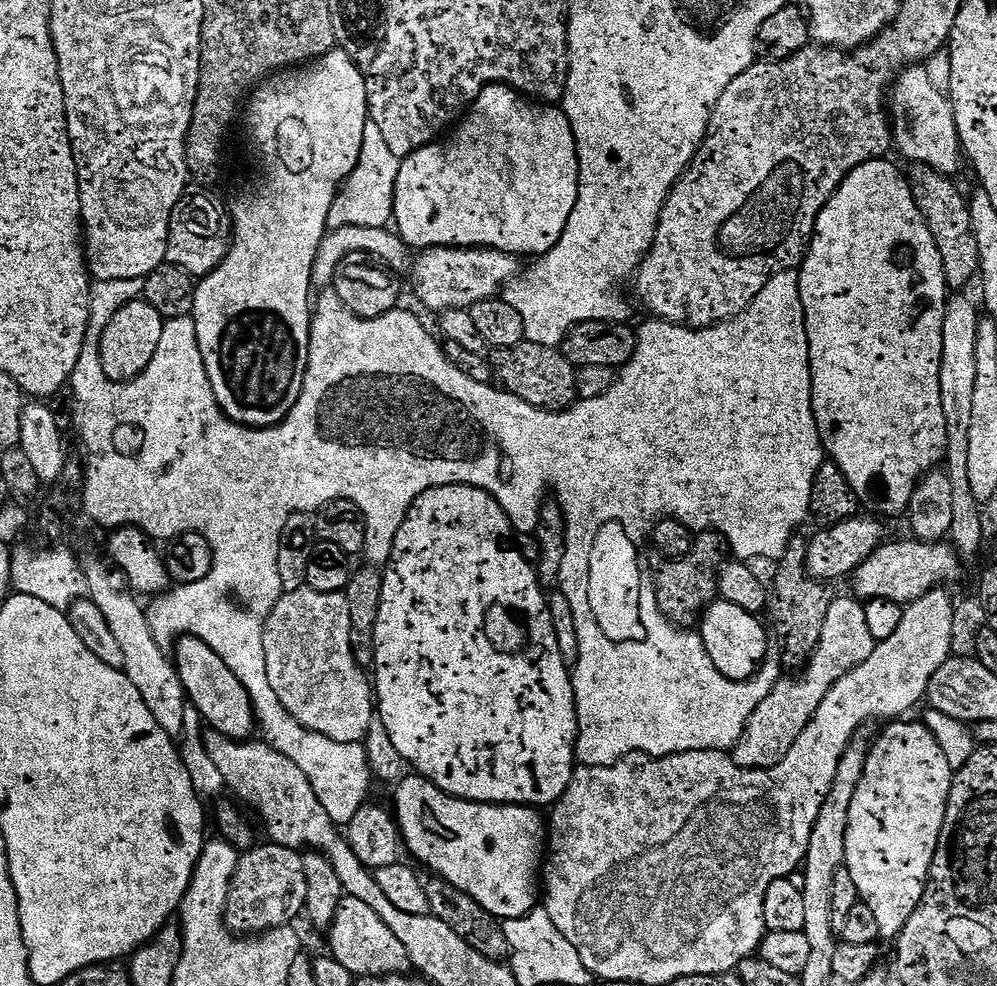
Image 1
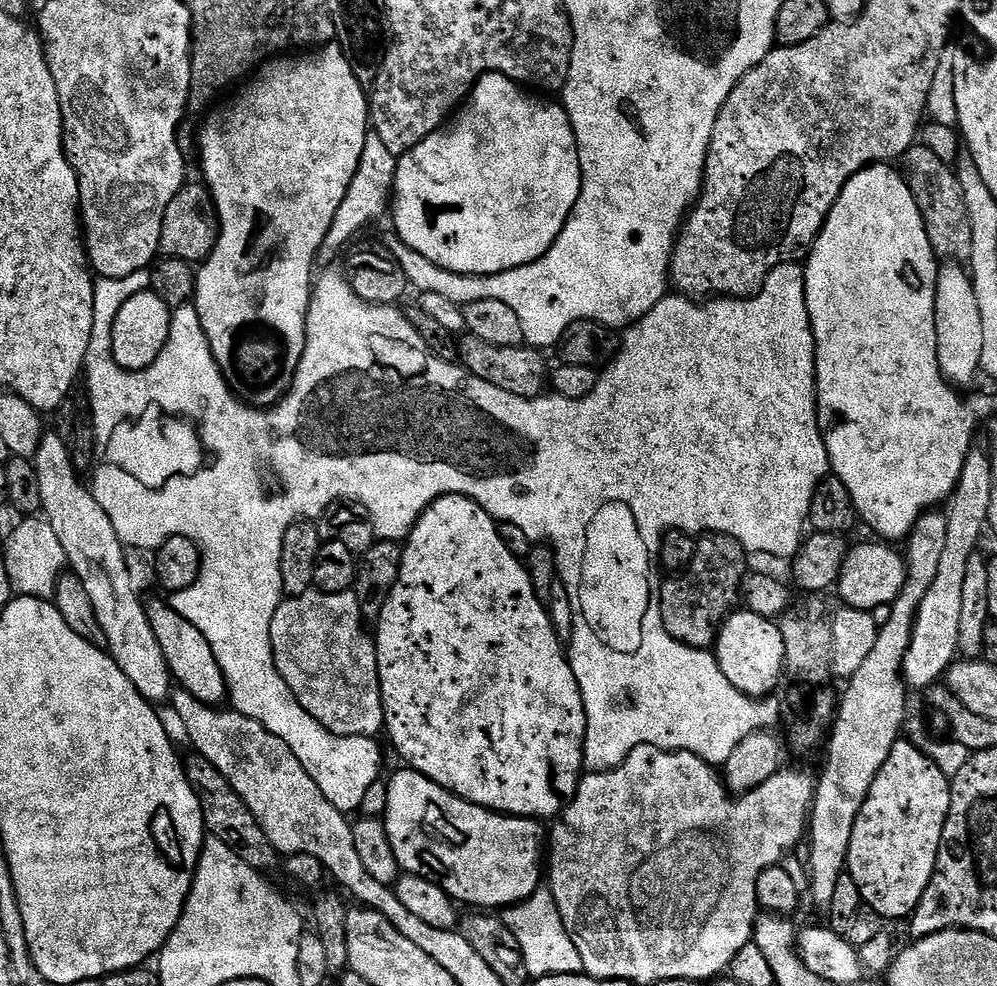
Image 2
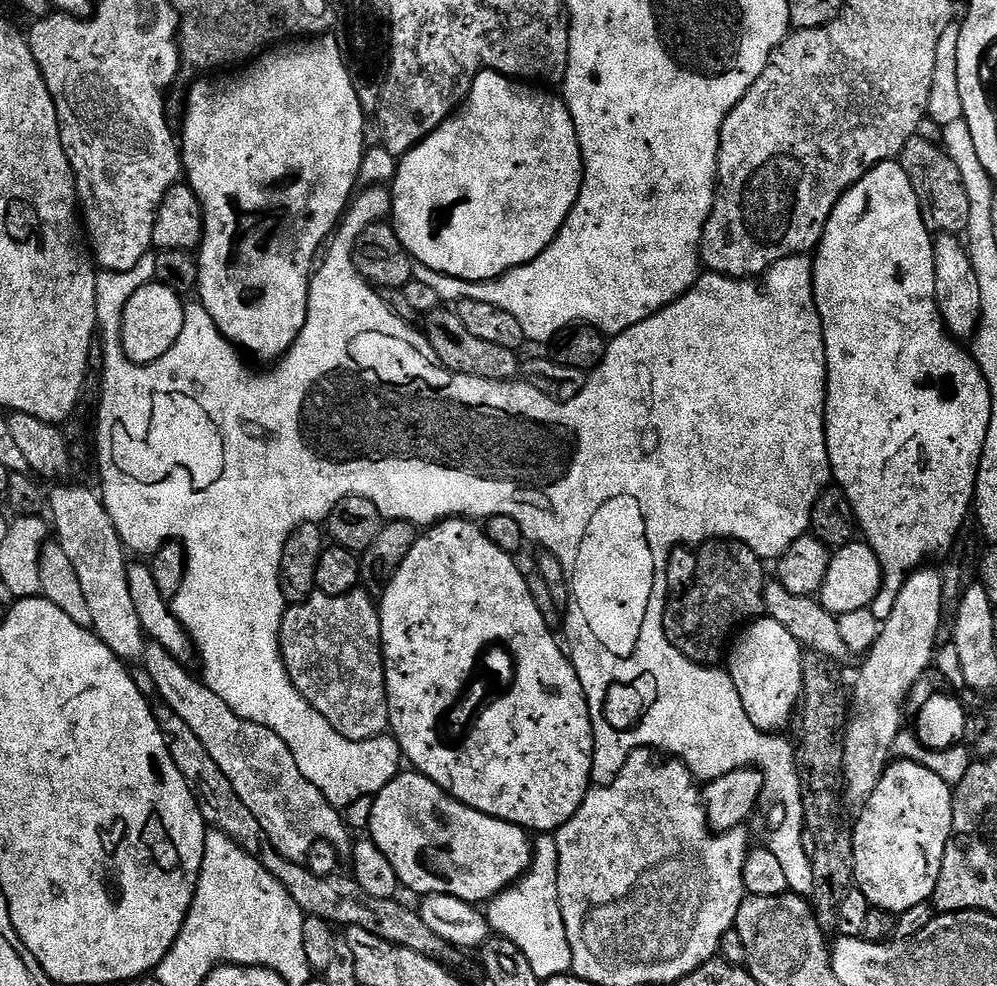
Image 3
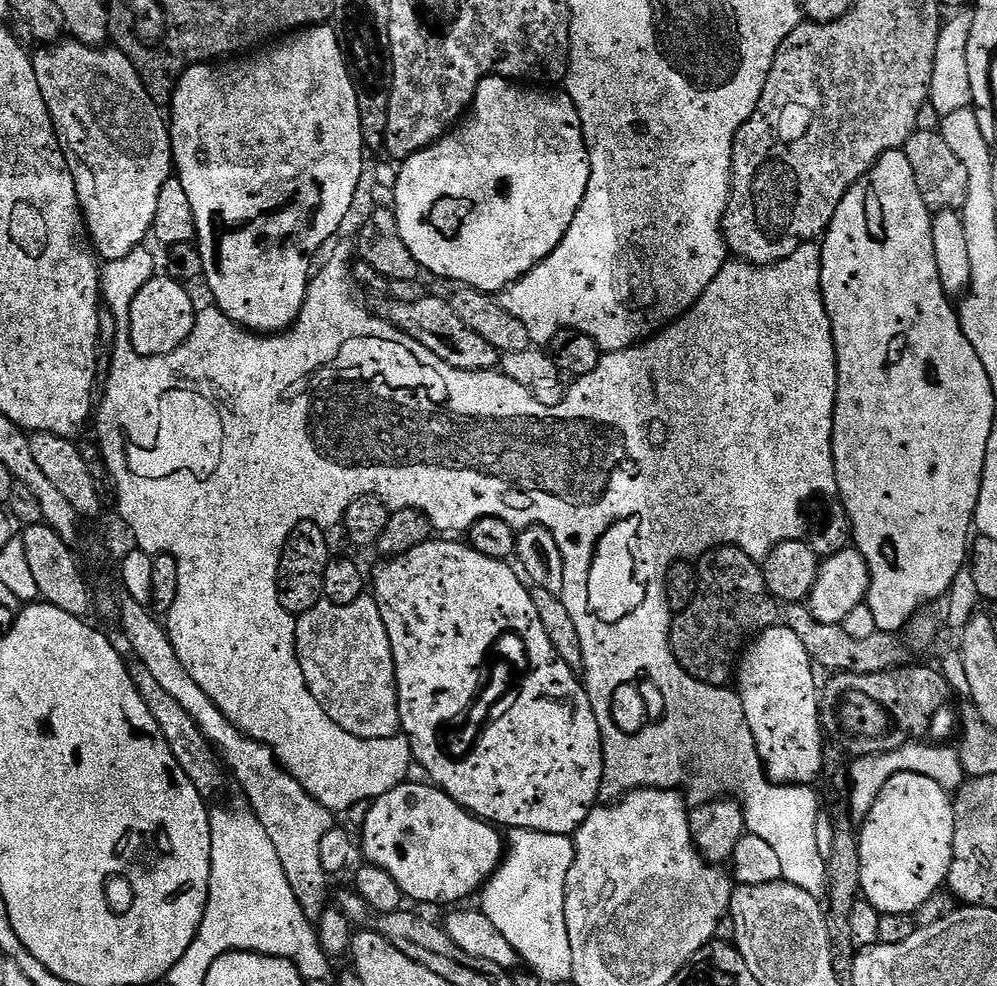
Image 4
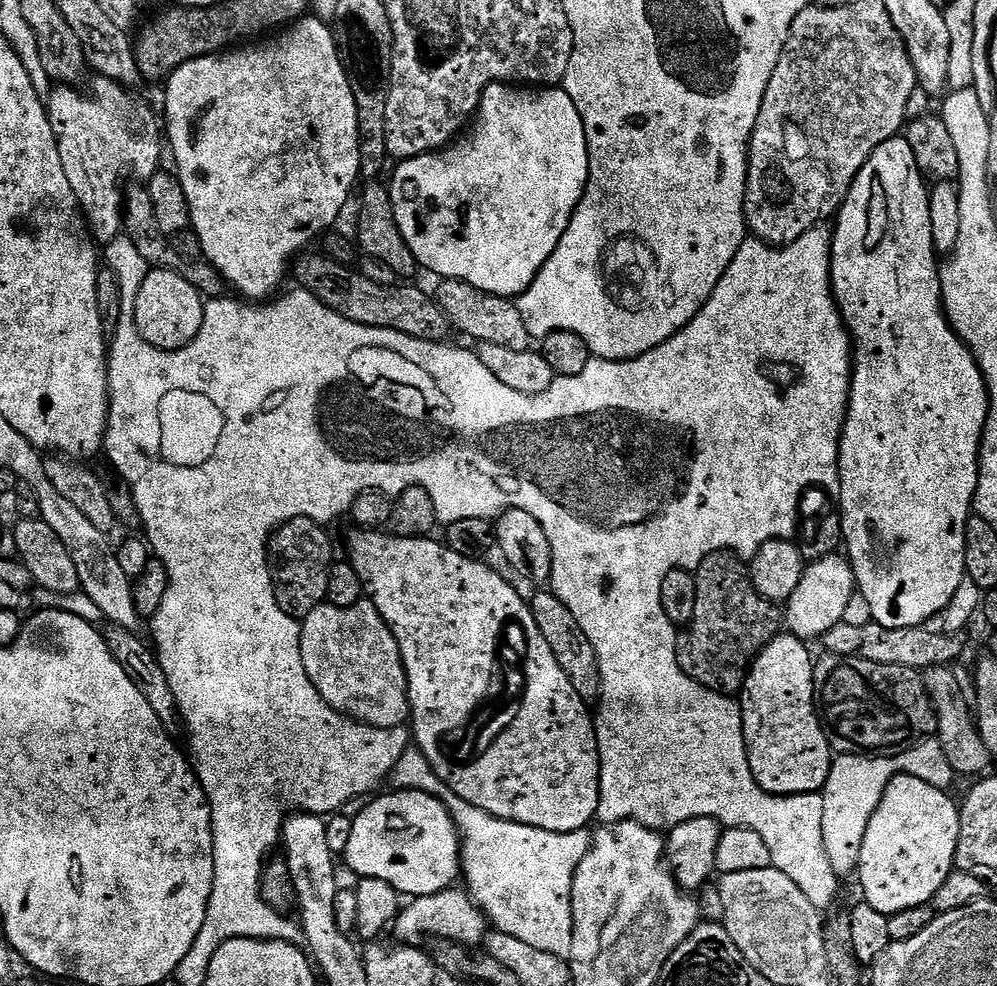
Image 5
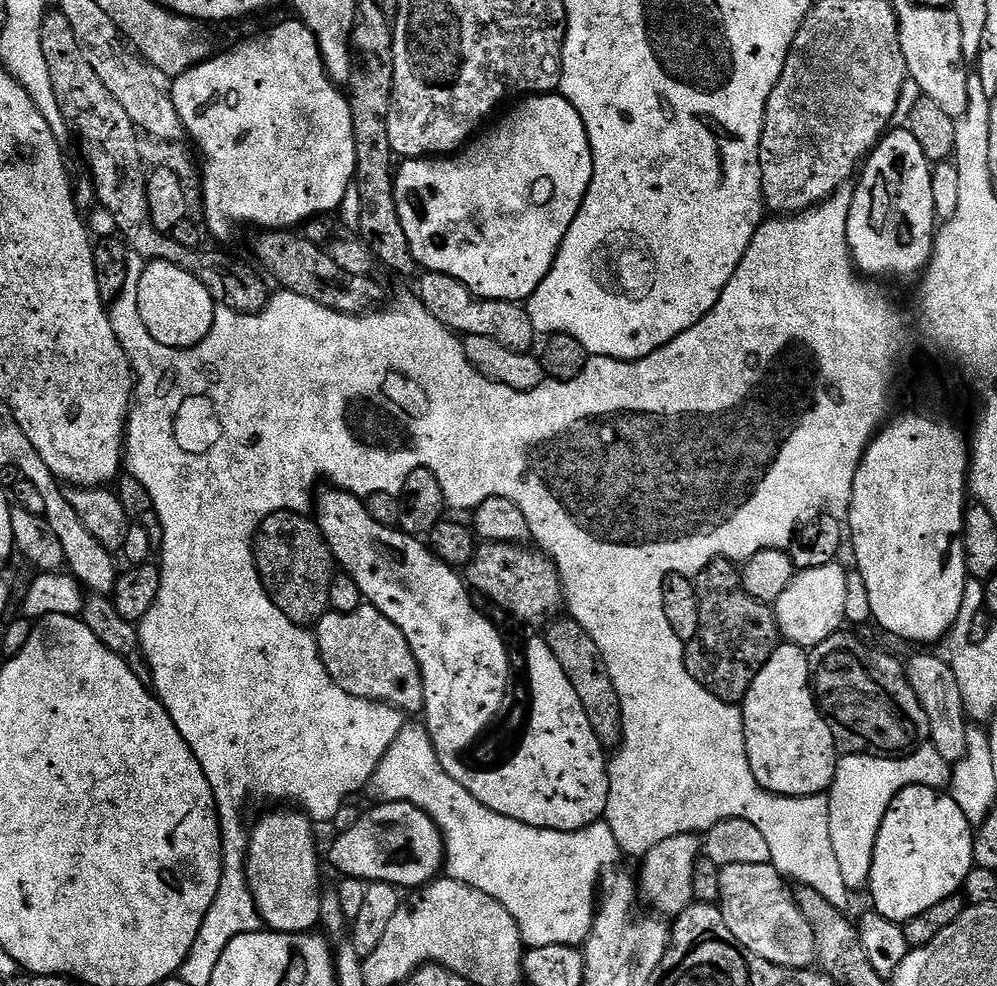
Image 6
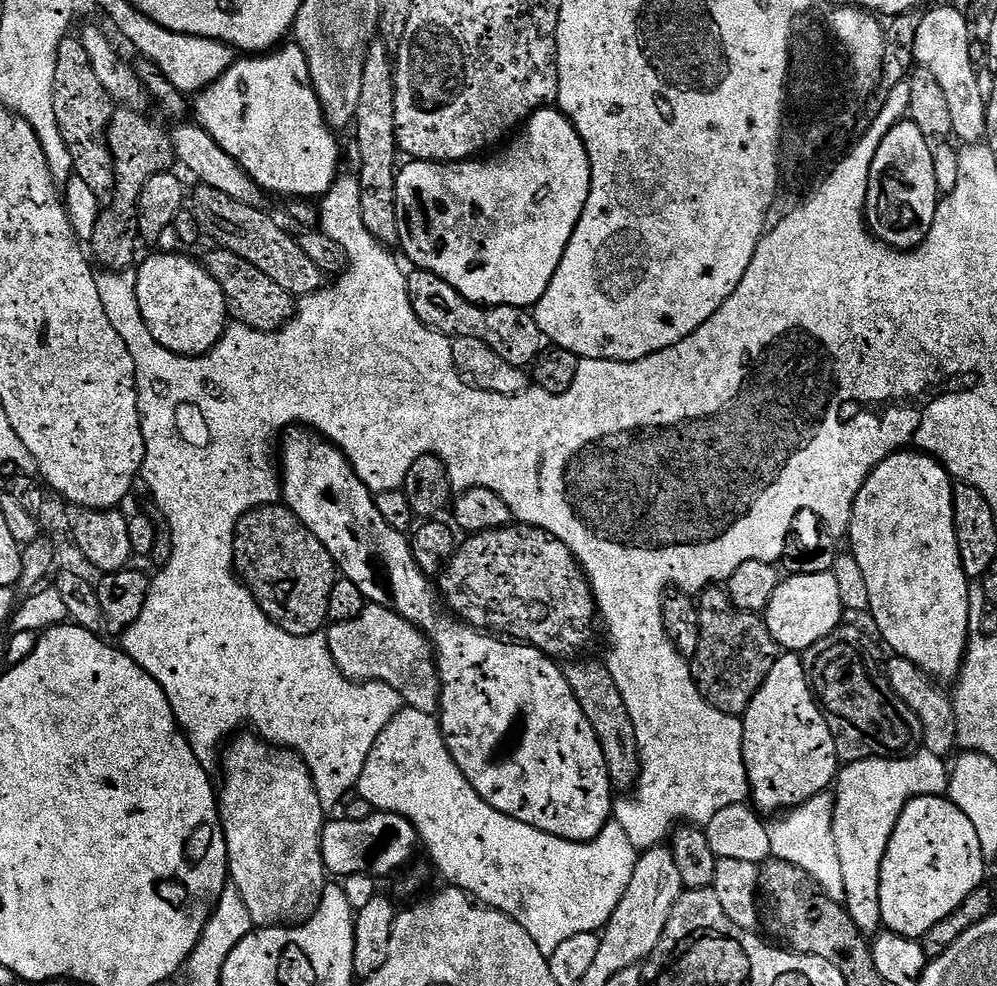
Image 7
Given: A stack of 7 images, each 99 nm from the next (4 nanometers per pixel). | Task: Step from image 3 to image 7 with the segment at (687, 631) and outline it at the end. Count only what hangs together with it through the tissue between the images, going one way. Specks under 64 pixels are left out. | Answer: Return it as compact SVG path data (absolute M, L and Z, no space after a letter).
M731 606L725 608L725 612L701 611L698 650L691 657L690 667L697 690L715 708L728 716L743 717L754 694L766 682L776 656L772 635L757 613Z

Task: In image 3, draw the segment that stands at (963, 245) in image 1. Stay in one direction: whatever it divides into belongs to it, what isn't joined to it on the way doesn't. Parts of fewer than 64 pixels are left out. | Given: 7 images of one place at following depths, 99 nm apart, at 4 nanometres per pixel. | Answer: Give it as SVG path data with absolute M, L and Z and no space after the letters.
M917 134L906 142L900 151L898 162L914 186L918 206L922 210L922 222L926 222L929 232L946 236L960 236L967 233L970 222L970 198L966 198L966 186L958 166L939 143L927 140L924 134Z

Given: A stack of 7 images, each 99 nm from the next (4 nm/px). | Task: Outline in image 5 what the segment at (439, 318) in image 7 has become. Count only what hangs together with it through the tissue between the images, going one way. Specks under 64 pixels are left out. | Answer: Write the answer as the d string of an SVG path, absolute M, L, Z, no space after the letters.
M441 279L439 284L440 289L434 292L434 299L455 331L457 328L465 332L470 339L480 344L506 346L506 350L527 352L533 347L534 338L526 330L526 322L518 306L509 297L483 292L461 280Z

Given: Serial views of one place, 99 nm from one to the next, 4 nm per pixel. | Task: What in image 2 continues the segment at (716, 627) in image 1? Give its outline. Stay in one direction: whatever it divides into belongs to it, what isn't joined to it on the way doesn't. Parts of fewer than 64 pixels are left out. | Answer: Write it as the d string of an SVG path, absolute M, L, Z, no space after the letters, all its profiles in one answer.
M737 610L725 620L716 636L714 655L730 686L753 698L768 698L785 679L786 645L782 642L780 625L747 610Z

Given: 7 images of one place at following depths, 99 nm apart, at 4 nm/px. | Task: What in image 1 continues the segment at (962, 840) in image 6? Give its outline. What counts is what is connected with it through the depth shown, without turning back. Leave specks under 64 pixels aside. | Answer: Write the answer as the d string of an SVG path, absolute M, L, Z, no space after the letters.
M900 718L889 728L880 732L880 737L871 741L866 766L854 798L850 802L850 818L846 826L846 854L844 867L850 870L854 886L858 886L861 901L870 906L878 922L880 940L895 941L906 926L910 914L922 902L924 888L928 885L930 866L938 850L938 838L942 834L942 822L946 818L946 806L950 798L950 786L954 770L946 762L942 746L930 734L923 722L916 724L912 718Z

